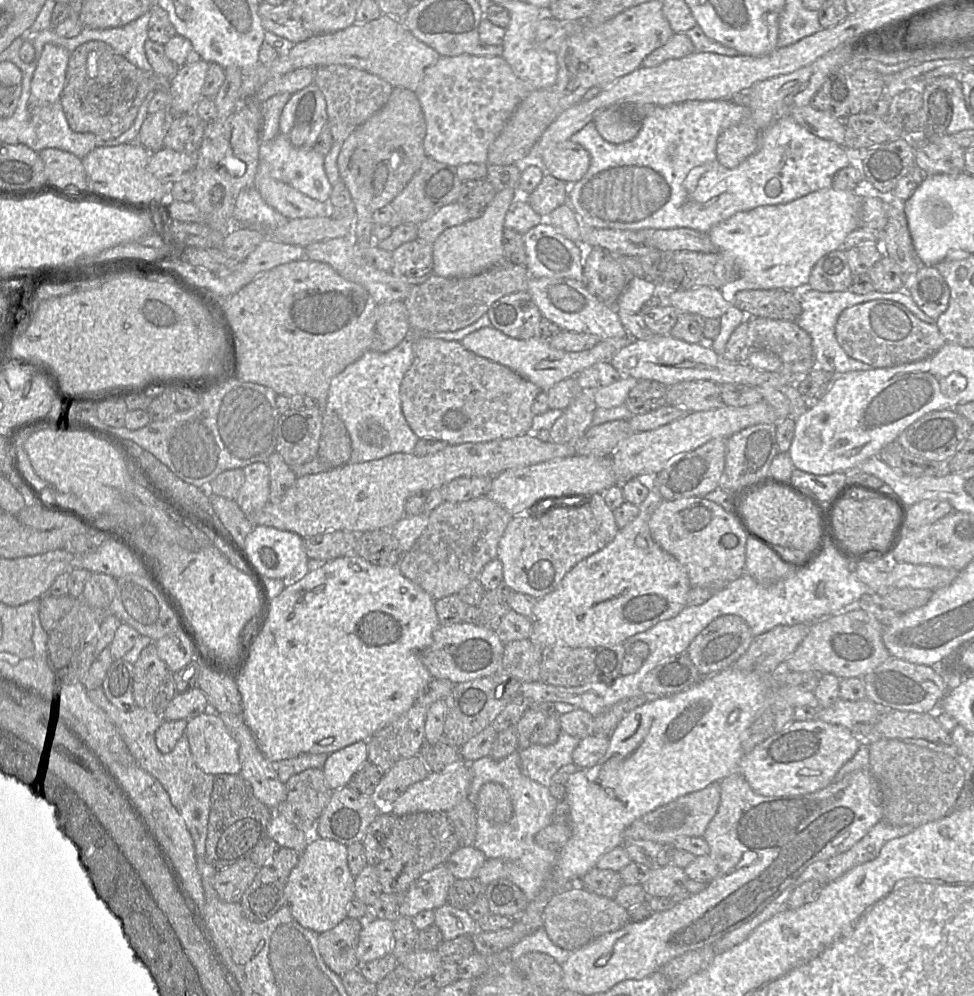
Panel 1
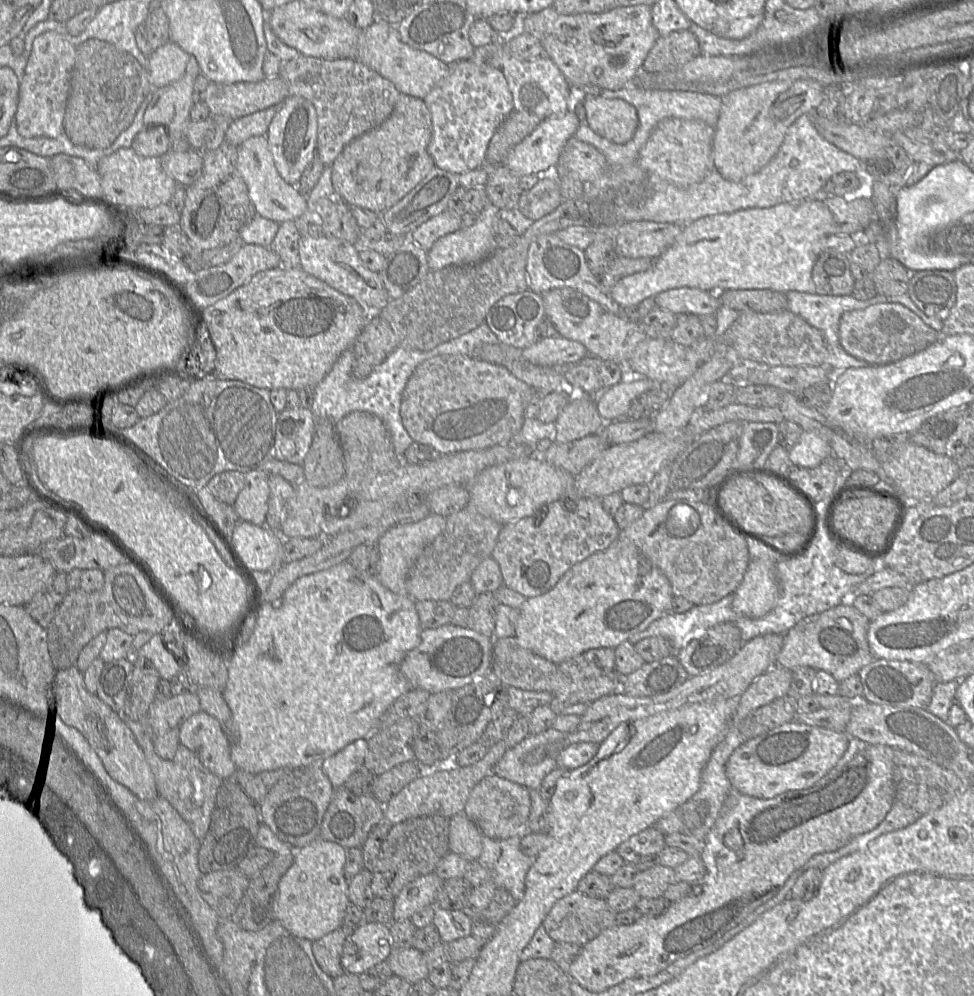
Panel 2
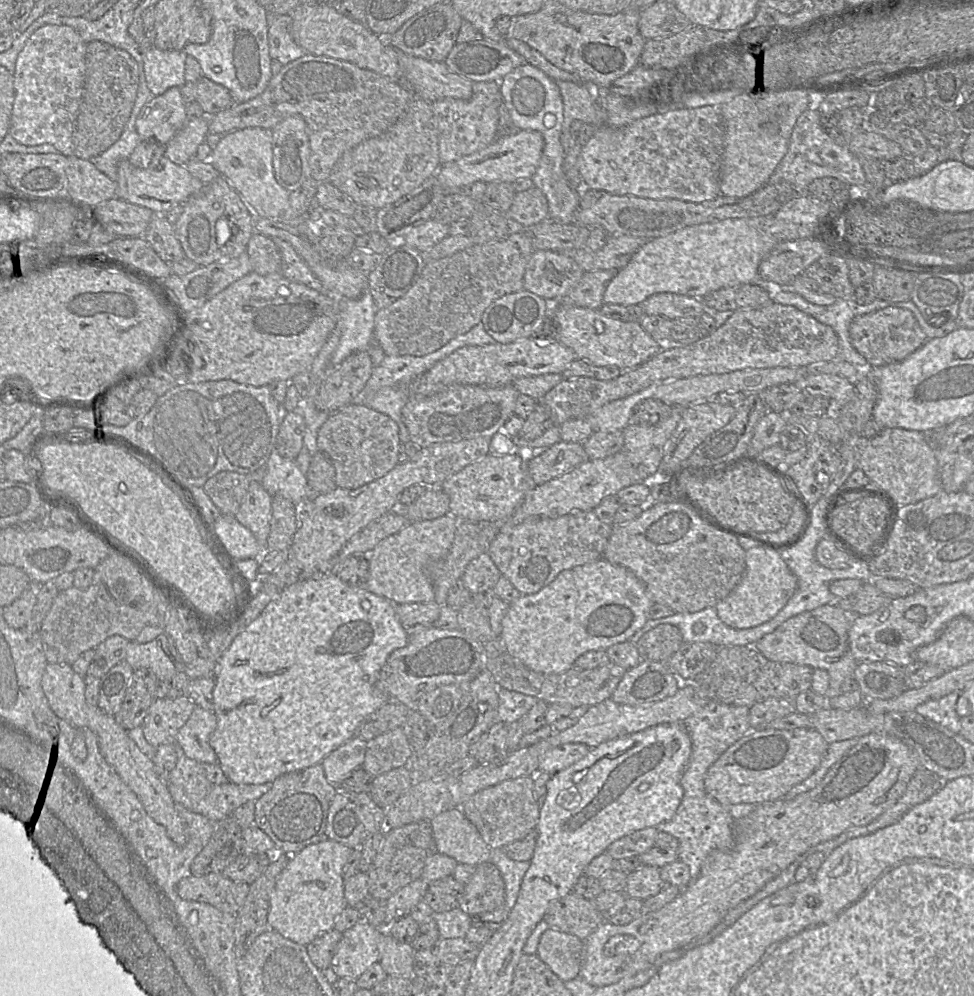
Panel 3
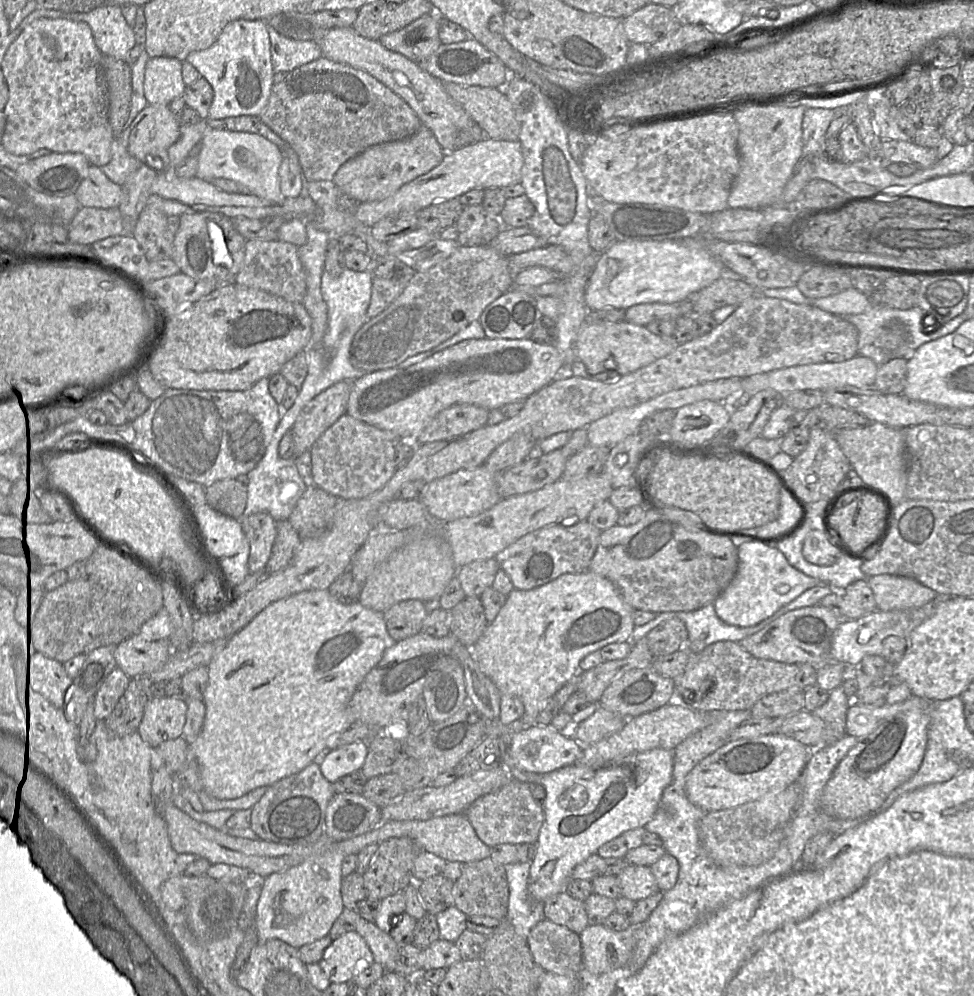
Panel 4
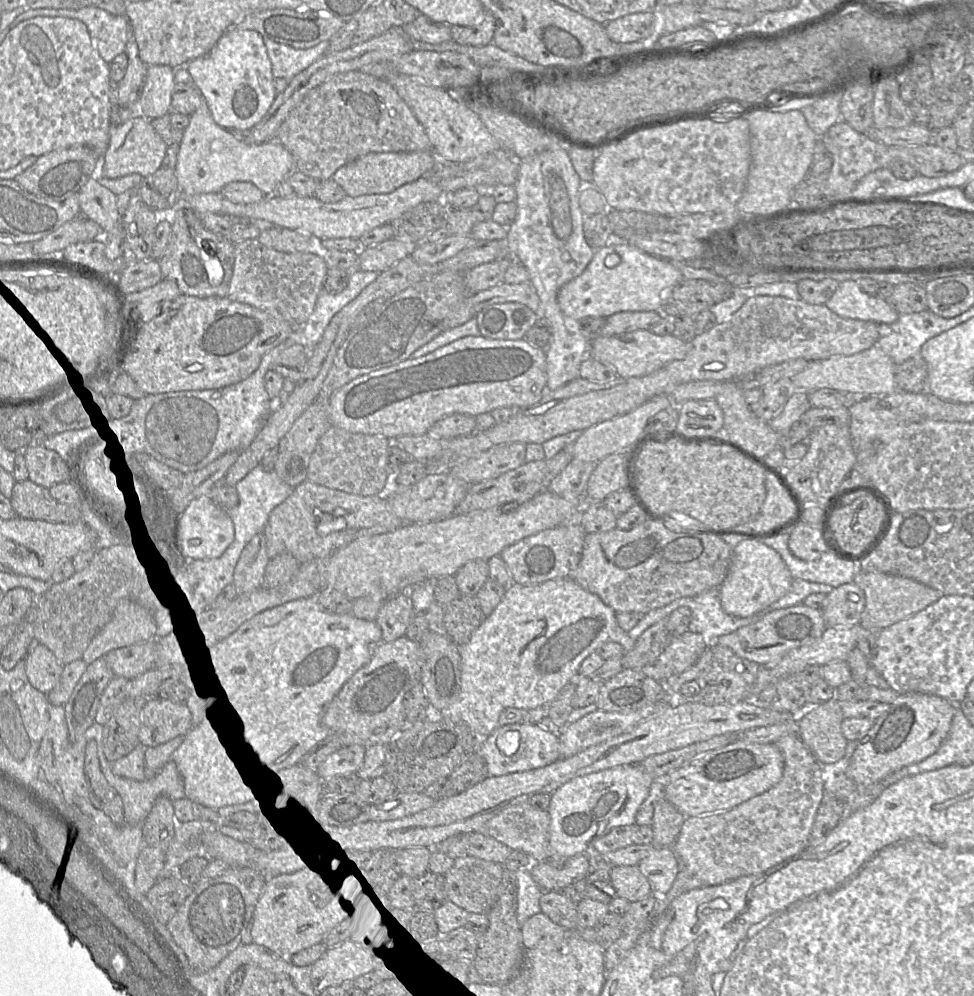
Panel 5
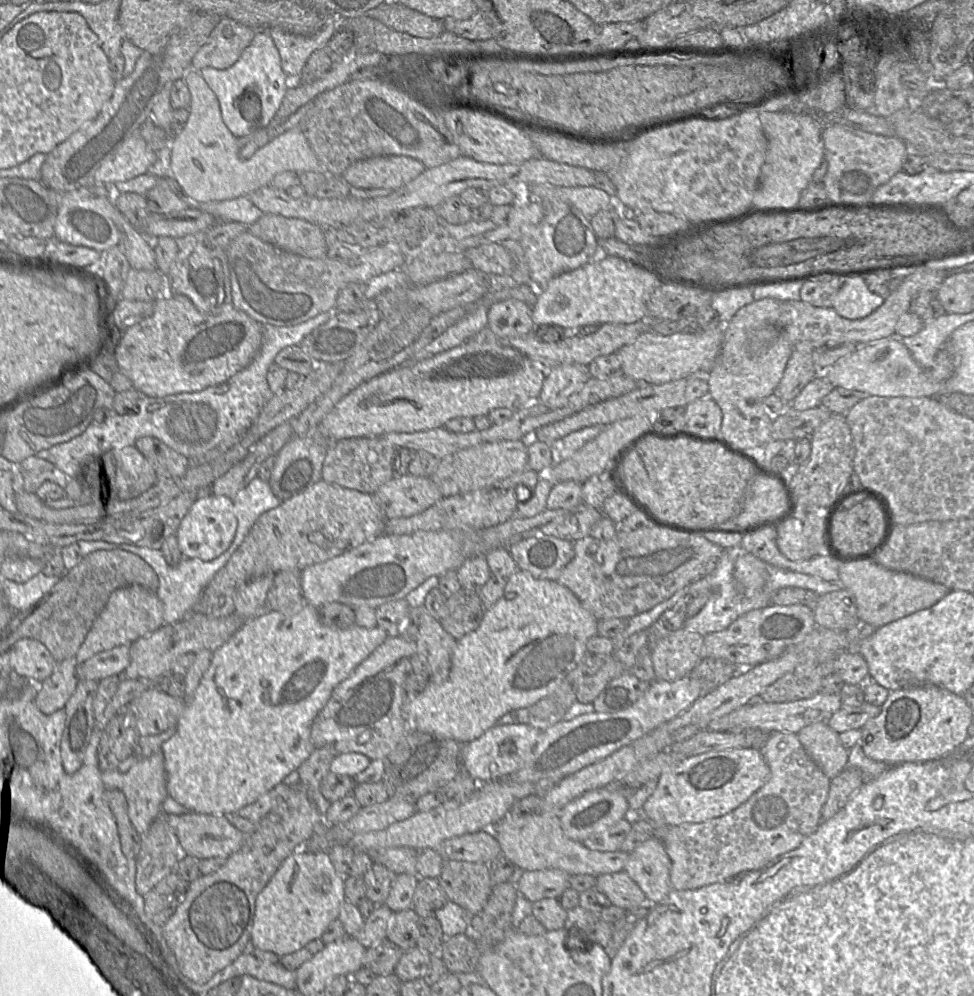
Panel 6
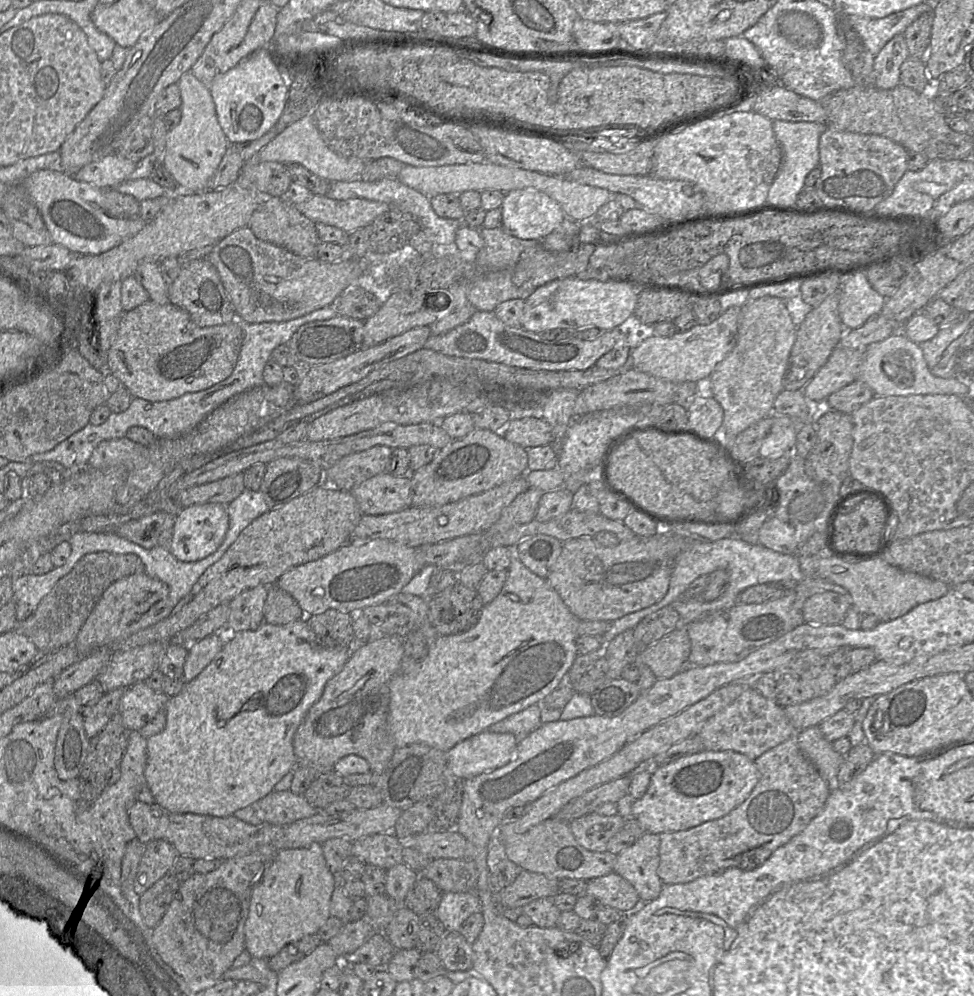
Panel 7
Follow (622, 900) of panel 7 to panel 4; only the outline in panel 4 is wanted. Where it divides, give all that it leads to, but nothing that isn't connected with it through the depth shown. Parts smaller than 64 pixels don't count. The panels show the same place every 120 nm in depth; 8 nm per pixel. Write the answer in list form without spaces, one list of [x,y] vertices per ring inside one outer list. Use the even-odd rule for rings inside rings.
[[[628,865],[617,879],[621,896],[634,902],[659,891],[657,881],[648,866]]]

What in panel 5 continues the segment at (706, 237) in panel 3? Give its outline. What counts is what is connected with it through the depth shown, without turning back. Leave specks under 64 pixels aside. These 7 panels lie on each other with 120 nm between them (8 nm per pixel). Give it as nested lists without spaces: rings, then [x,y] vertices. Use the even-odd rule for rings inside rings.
[[[612,240],[602,248],[595,249],[594,256],[581,275],[561,287],[557,303],[564,315],[580,321],[587,317],[608,318],[619,312],[660,311],[664,295],[683,280],[674,263],[650,255],[627,241]]]

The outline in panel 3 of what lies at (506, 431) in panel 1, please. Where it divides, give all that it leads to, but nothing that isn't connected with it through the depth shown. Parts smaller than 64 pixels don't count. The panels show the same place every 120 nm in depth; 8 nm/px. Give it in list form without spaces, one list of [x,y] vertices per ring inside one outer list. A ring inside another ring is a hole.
[[[412,382],[409,400],[402,408],[402,418],[410,440],[420,447],[441,442],[457,442],[477,437],[492,438],[513,414],[520,393],[512,385],[490,388],[469,384],[426,384]]]

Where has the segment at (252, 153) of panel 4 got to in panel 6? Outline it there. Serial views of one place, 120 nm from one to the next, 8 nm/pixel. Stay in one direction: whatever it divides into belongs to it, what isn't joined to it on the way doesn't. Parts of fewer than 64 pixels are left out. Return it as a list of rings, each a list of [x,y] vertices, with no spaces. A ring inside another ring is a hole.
[[[190,69],[183,78],[191,95],[189,117],[183,130],[173,134],[170,169],[185,197],[192,202],[221,201],[246,196],[270,185],[273,177],[283,171],[324,171],[298,127],[269,141],[249,159],[240,159],[237,138],[225,126],[217,97],[200,72]]]

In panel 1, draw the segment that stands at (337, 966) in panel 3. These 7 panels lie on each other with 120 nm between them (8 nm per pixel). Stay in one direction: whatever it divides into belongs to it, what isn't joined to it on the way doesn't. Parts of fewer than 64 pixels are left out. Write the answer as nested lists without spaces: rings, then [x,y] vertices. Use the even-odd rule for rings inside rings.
[[[376,919],[362,928],[357,947],[359,964],[392,954],[393,926],[390,920]]]

